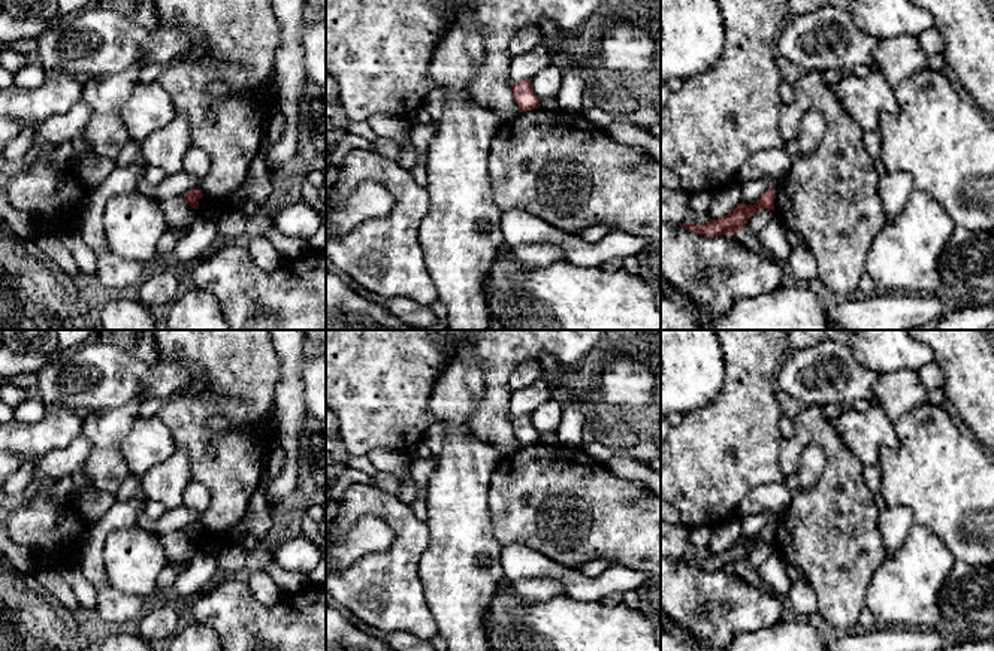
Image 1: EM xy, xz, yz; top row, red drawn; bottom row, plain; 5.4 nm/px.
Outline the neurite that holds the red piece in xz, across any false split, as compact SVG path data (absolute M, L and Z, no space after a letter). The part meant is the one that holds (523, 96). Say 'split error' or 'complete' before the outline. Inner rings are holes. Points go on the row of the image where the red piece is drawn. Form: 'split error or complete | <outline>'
complete | M531 79L511 85L511 91L520 112L540 109L540 99L532 91Z

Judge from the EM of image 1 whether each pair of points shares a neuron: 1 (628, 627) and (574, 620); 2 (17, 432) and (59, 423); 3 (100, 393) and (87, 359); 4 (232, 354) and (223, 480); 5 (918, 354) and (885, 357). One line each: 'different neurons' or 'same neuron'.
1: same neuron
2: same neuron
3: same neuron
4: same neuron
5: same neuron

